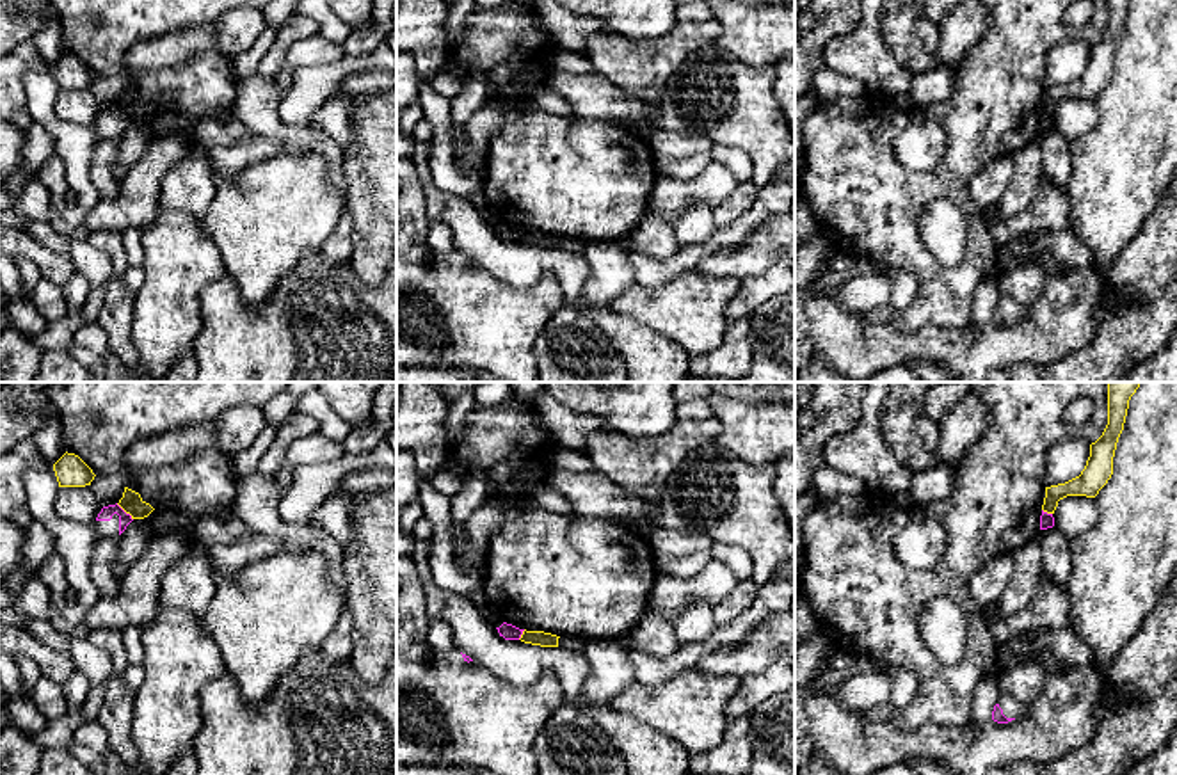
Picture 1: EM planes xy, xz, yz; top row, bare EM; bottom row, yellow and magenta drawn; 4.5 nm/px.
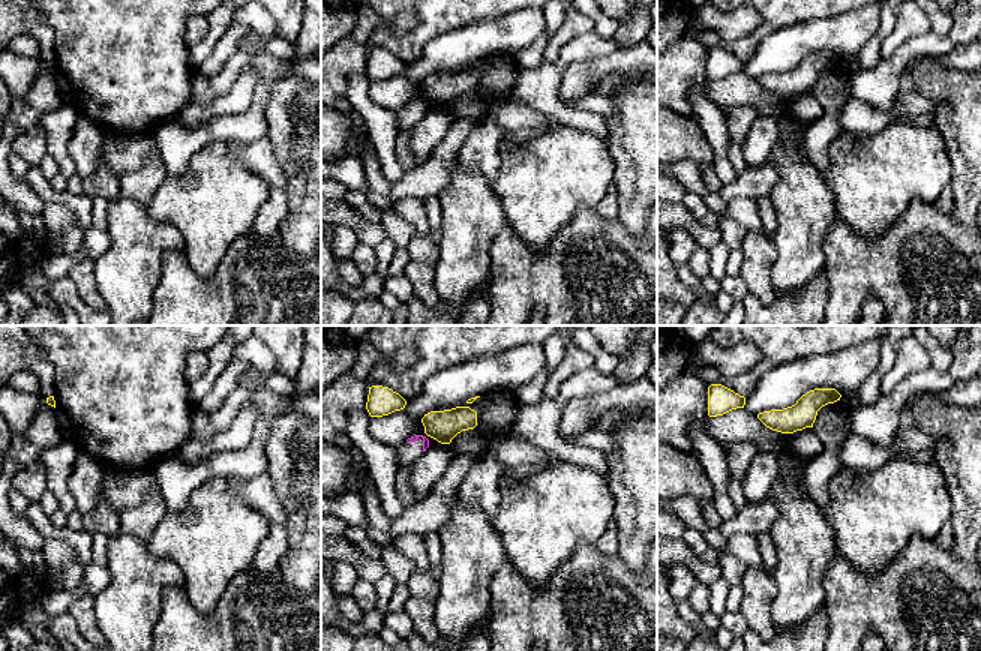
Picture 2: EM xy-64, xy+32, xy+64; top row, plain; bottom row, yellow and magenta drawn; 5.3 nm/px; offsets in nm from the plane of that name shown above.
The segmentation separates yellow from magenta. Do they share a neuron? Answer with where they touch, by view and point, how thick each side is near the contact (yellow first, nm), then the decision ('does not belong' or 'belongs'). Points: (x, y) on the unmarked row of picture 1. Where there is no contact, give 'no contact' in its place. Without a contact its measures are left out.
xy (125, 112) | 100/60 nm | does not belong

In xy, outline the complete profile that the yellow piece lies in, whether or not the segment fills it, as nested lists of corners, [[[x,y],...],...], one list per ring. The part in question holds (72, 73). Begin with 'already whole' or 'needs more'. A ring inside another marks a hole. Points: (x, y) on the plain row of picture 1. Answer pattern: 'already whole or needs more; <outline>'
already whole; [[[68,53],[53,66],[53,73],[59,89],[85,89],[96,78],[78,57]]]

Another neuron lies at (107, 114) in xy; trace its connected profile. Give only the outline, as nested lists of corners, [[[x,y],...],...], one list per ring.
[[[117,105],[103,108],[94,123],[98,142],[121,137],[132,123]]]

